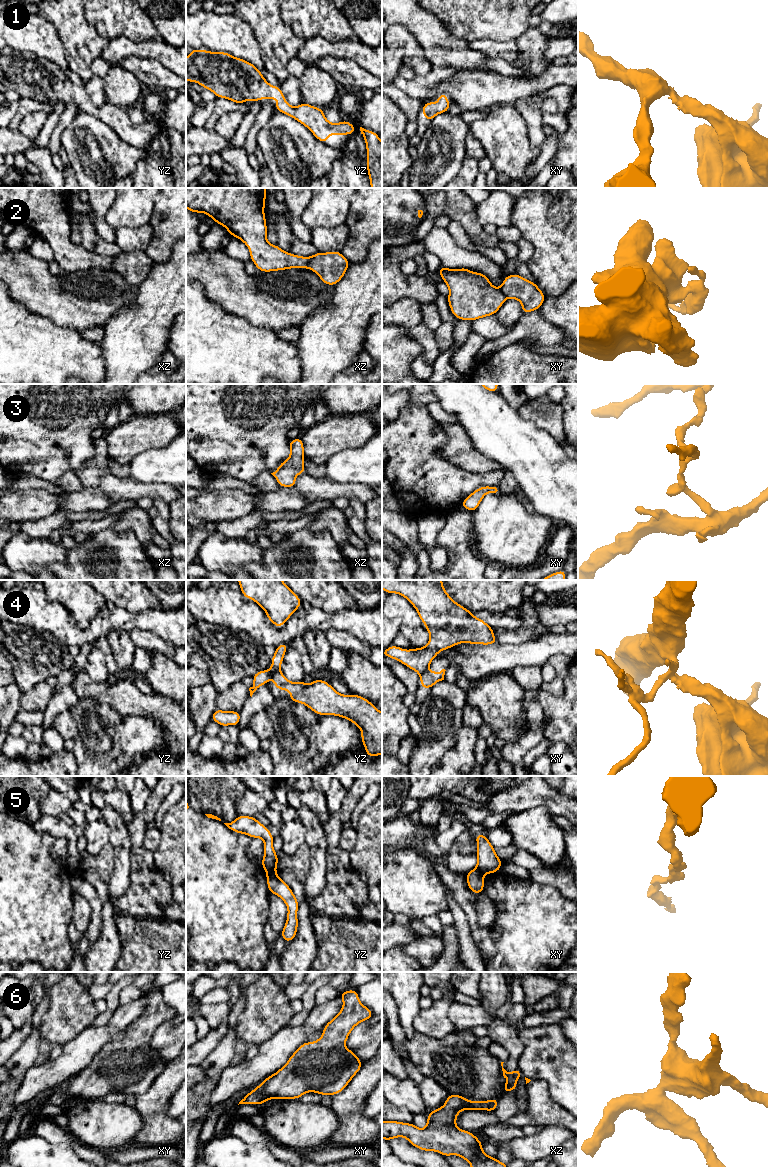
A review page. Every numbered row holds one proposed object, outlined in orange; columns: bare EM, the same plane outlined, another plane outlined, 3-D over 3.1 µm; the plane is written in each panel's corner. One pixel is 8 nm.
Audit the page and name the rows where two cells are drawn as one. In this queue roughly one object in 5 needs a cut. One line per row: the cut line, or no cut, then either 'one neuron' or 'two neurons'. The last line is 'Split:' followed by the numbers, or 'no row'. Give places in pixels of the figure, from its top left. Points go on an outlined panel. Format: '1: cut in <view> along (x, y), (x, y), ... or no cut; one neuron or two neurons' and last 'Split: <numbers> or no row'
1: no cut; one neuron
2: cut in xz along (309, 257), (307, 267); two neurons
3: no cut; one neuron
4: cut in xy along (427, 668), (420, 675); two neurons
5: cut in yz along (265, 869), (275, 870); two neurons
6: no cut; one neuron
Split: 2, 4, 5

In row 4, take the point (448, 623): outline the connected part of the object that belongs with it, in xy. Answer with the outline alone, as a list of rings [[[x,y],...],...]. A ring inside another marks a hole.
[[[382,580],[382,589],[387,593],[397,593],[405,597],[418,612],[424,623],[430,640],[421,648],[404,650],[391,645],[382,655],[395,659],[409,669],[423,674],[437,654],[460,643],[491,645],[498,644],[492,627],[484,620],[475,617],[472,612],[455,602],[443,587],[442,580]]]

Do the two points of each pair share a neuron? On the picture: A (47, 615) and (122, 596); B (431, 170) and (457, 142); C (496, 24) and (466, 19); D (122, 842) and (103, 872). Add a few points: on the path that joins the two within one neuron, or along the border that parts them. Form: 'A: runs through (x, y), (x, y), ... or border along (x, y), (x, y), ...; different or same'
A: border along (106, 601), (128, 610); different
B: runs through (438, 163), (453, 149); same
C: runs through (489, 19), (473, 19); same
D: border along (109, 842), (113, 848), (113, 872), (110, 879); different

